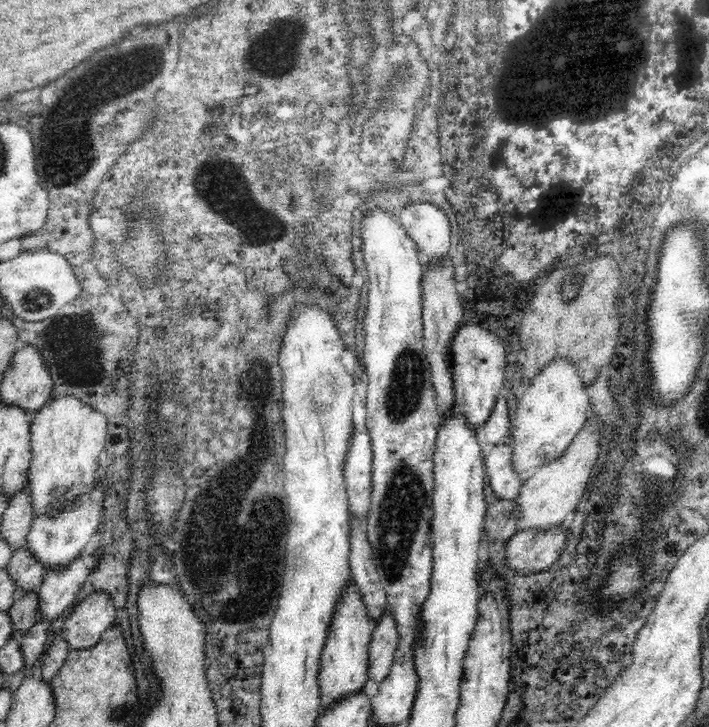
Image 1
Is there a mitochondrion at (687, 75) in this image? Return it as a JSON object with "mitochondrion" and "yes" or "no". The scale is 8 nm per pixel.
{"mitochondrion":"no"}

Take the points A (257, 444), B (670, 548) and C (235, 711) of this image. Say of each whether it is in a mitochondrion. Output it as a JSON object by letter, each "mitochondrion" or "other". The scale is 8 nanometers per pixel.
{"A":"other","B":"other","C":"other"}

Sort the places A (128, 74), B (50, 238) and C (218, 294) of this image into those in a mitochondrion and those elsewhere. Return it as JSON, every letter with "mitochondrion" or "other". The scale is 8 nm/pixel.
{"A":"mitochondrion","B":"other","C":"other"}

